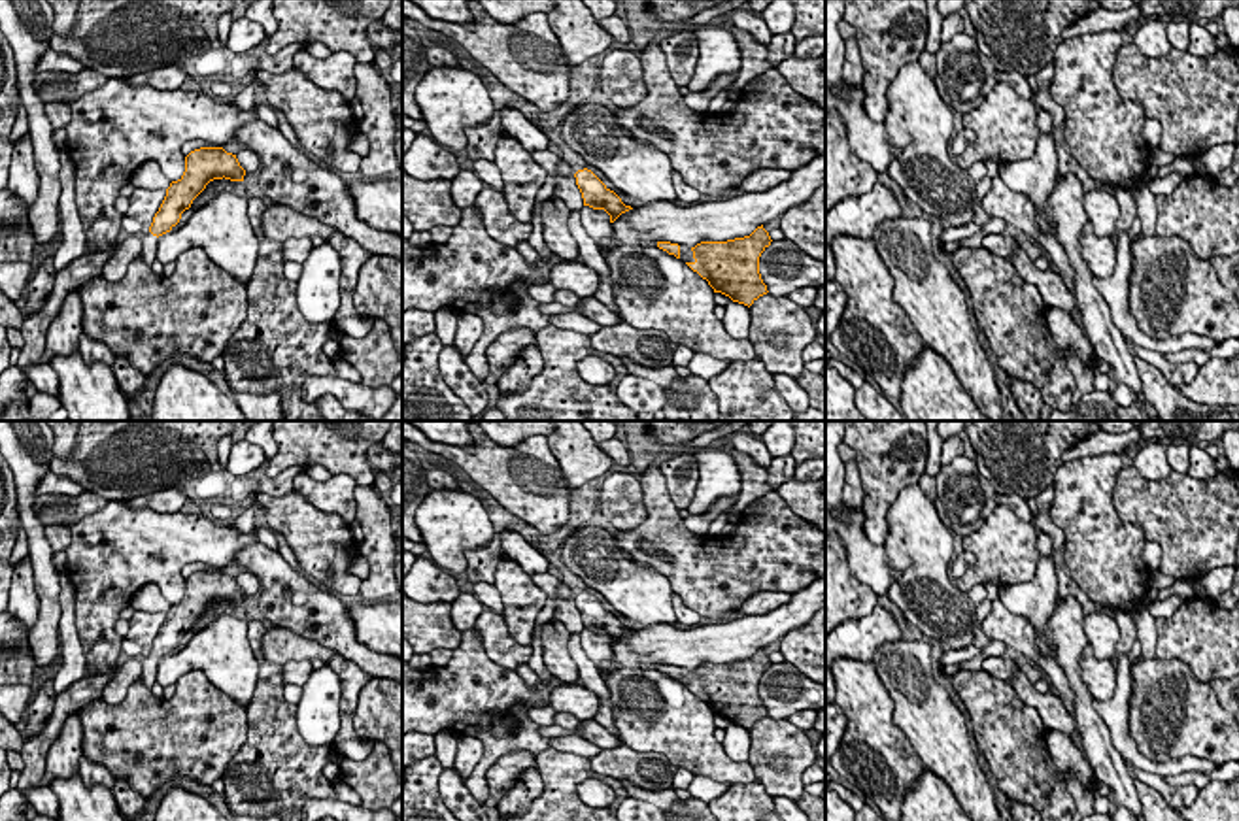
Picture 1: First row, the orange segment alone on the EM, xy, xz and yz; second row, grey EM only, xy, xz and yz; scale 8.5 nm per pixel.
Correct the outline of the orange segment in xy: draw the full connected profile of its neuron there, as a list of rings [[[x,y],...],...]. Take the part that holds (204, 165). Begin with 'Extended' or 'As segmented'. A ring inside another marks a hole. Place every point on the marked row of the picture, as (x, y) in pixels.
Extended. [[[200,147],[185,157],[185,172],[166,189],[166,196],[153,217],[147,234],[142,234],[142,259],[147,266],[153,264],[159,251],[159,238],[170,232],[181,219],[181,213],[191,208],[193,200],[213,179],[244,181],[246,170],[236,155],[223,147]]]

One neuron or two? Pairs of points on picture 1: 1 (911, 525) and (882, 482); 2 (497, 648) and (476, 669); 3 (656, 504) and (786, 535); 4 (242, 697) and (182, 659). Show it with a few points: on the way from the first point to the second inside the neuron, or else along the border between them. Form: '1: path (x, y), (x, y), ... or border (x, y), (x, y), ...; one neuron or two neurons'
1: border (916, 484), (909, 484), (888, 508), (882, 542); two neurons
2: border (475, 627), (482, 650), (493, 661), (514, 670); two neurons
3: path (682, 538), (701, 557), (752, 557); one neuron
4: path (231, 682), (208, 659), (197, 659); one neuron

